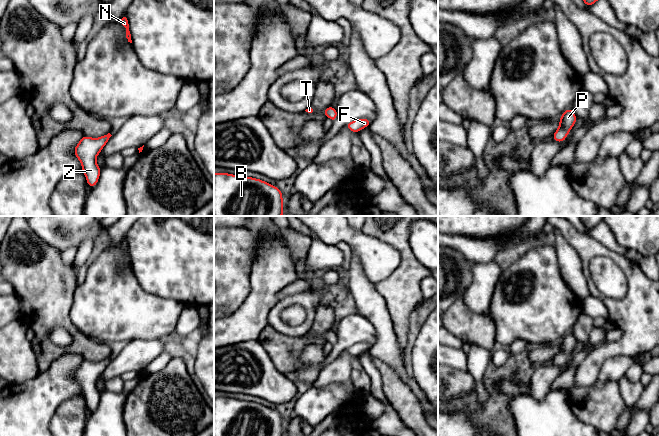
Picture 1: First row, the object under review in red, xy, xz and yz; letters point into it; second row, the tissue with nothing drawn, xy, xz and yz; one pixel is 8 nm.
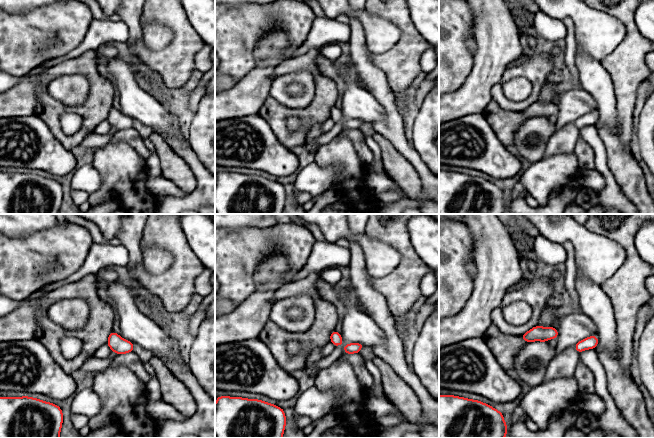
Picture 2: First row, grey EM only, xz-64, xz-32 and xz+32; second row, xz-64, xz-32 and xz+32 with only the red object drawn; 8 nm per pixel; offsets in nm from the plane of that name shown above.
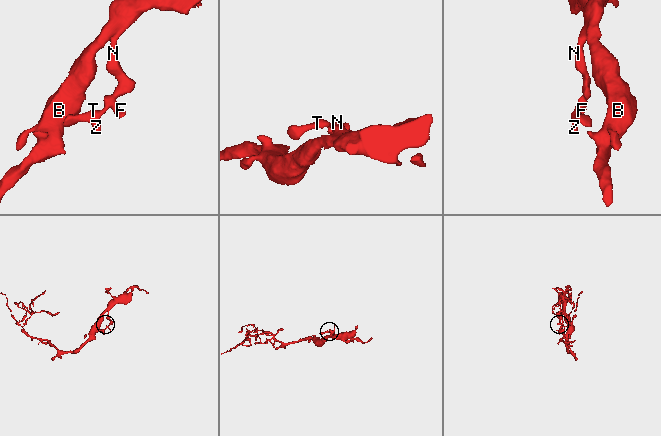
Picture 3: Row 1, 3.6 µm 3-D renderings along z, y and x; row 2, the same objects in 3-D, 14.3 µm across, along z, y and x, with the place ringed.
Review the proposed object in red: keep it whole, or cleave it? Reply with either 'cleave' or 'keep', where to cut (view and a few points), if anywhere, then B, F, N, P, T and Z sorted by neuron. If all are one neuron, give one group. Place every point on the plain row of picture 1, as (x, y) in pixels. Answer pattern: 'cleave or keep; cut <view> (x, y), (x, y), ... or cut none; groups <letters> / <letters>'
keep; cut none; groups B F N P T Z

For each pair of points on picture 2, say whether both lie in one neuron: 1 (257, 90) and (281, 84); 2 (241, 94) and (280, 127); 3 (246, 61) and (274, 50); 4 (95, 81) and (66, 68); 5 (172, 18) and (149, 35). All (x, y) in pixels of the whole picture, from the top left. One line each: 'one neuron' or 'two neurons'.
1: two neurons
2: two neurons
3: two neurons
4: one neuron
5: two neurons

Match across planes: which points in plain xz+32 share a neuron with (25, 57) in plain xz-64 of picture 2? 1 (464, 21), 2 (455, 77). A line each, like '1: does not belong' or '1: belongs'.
1: belongs
2: belongs

